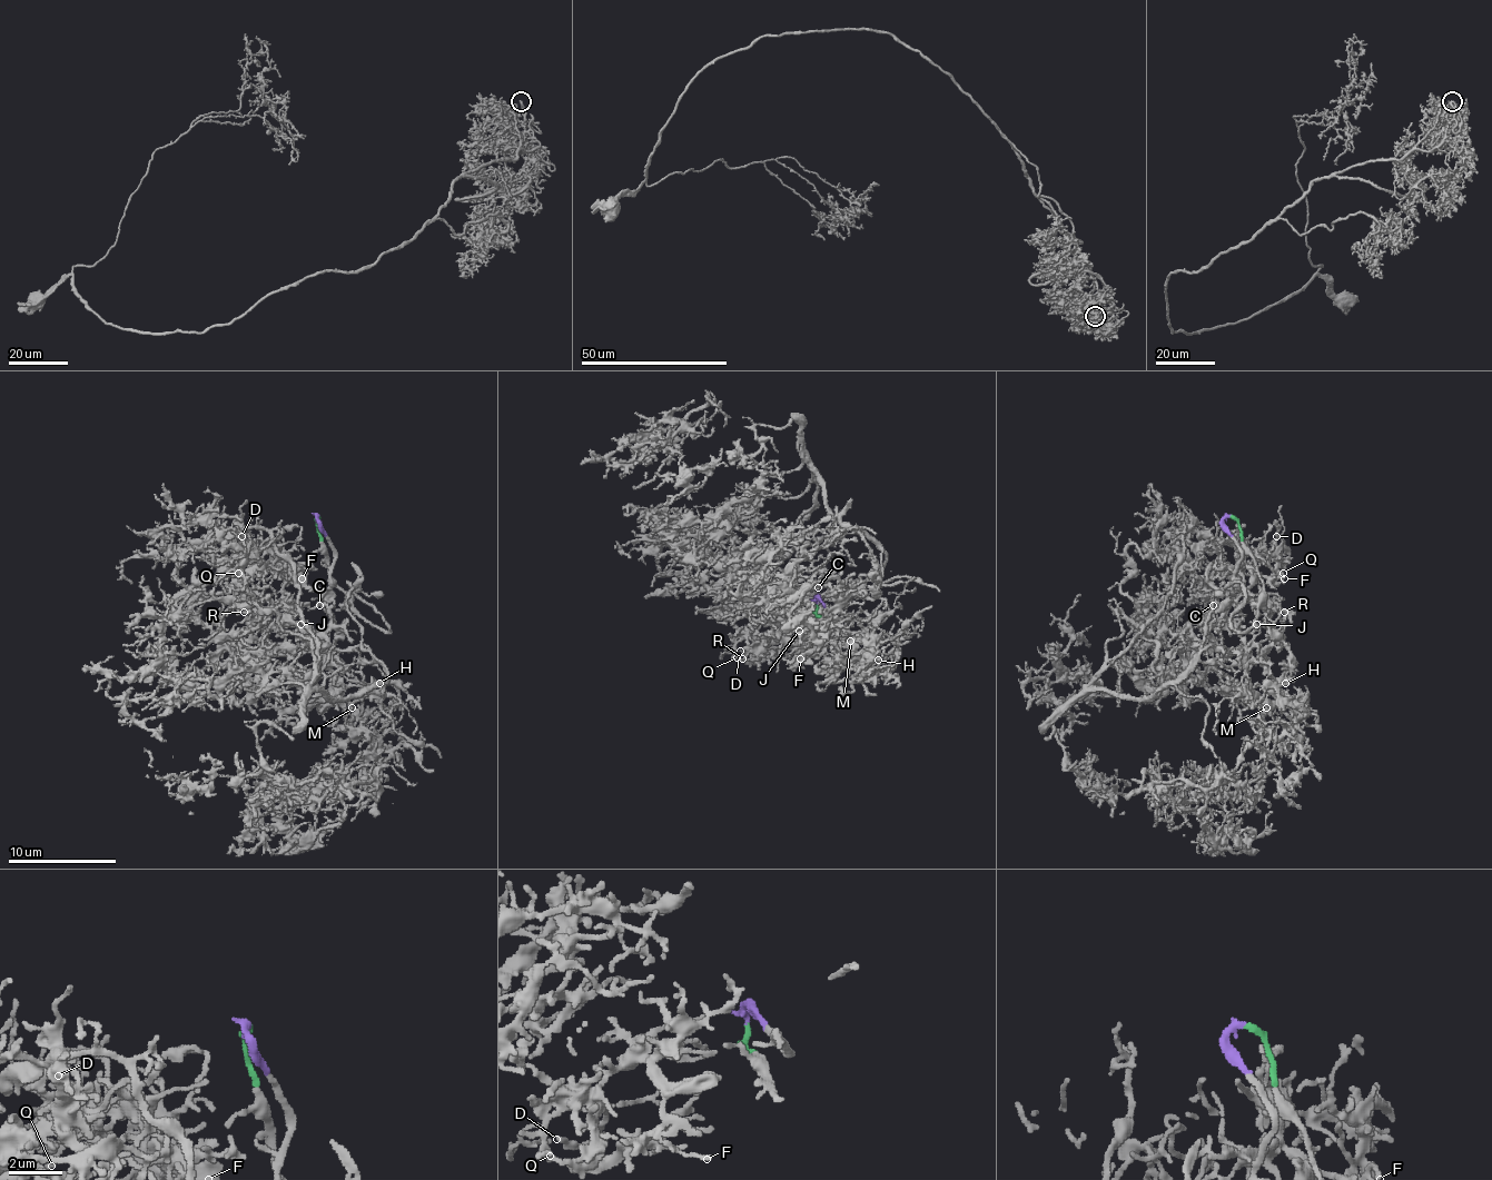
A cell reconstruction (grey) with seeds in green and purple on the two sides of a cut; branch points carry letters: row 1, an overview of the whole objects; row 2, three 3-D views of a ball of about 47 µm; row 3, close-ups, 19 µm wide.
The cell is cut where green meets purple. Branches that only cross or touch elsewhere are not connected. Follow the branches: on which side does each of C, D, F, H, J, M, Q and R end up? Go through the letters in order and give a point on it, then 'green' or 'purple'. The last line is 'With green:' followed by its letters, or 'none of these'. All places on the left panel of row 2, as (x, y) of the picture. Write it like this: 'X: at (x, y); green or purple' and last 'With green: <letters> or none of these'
C: at (319, 605); green
D: at (241, 536); purple
F: at (302, 578); purple
H: at (379, 683); green
J: at (300, 624); green
M: at (352, 707); green
Q: at (238, 573); purple
R: at (244, 612); purple
With green: C, H, J, M

